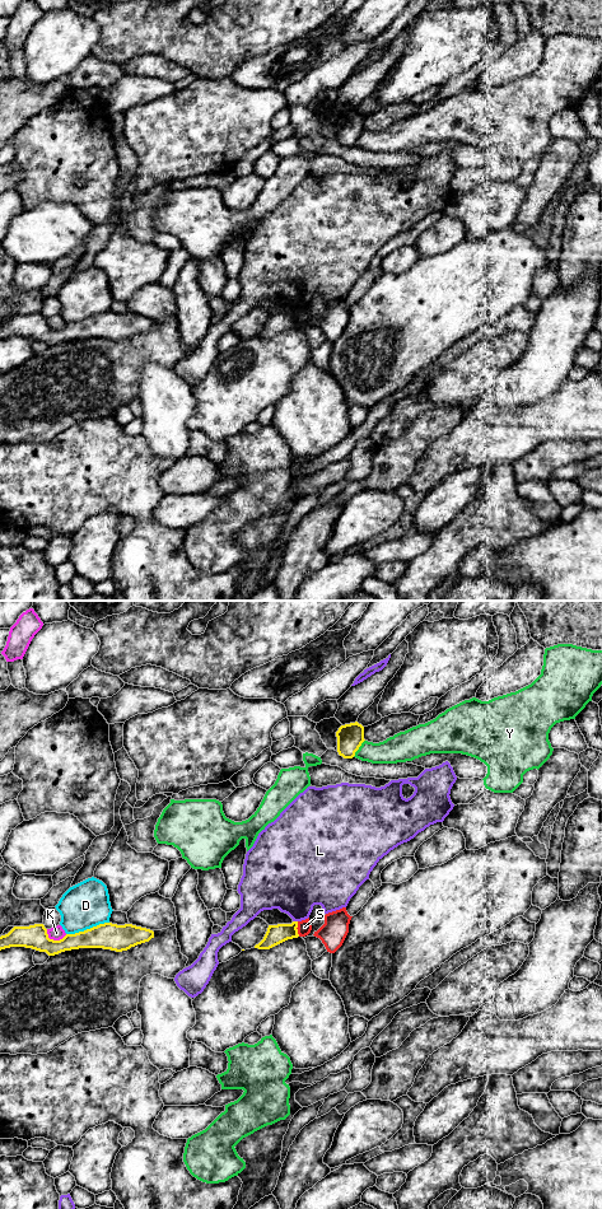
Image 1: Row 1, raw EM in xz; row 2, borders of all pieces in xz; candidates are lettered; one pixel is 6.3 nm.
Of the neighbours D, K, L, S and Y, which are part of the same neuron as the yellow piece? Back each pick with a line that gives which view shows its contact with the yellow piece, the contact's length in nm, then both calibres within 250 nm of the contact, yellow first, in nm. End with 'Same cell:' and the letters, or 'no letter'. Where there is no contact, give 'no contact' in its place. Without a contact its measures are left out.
Same cell: no letter

